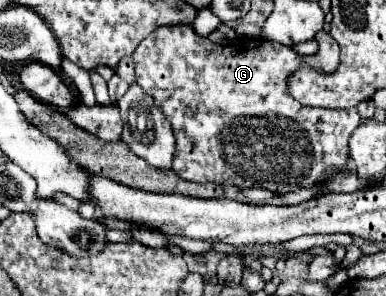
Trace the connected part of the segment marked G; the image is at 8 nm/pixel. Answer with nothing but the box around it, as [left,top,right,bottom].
[132,24,360,192]

